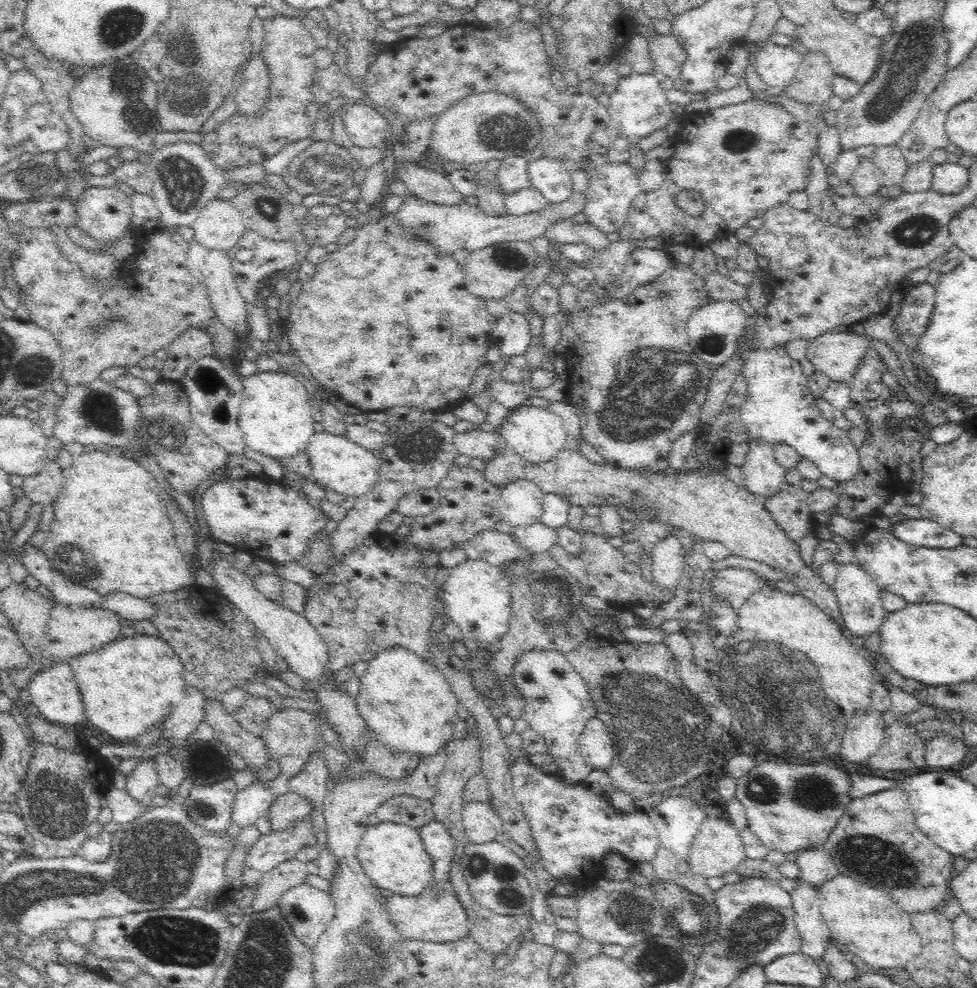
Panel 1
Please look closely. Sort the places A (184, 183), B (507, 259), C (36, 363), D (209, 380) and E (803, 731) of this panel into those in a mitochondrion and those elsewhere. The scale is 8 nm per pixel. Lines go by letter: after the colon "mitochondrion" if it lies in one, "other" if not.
A: mitochondrion
B: mitochondrion
C: mitochondrion
D: mitochondrion
E: mitochondrion

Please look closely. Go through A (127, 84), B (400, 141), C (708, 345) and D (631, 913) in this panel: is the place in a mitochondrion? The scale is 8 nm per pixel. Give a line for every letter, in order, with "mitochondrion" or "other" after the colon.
A: mitochondrion
B: other
C: mitochondrion
D: mitochondrion

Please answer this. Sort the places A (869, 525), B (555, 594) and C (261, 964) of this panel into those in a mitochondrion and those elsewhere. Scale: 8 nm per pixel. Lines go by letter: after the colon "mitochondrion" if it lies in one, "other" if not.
A: other
B: mitochondrion
C: mitochondrion

